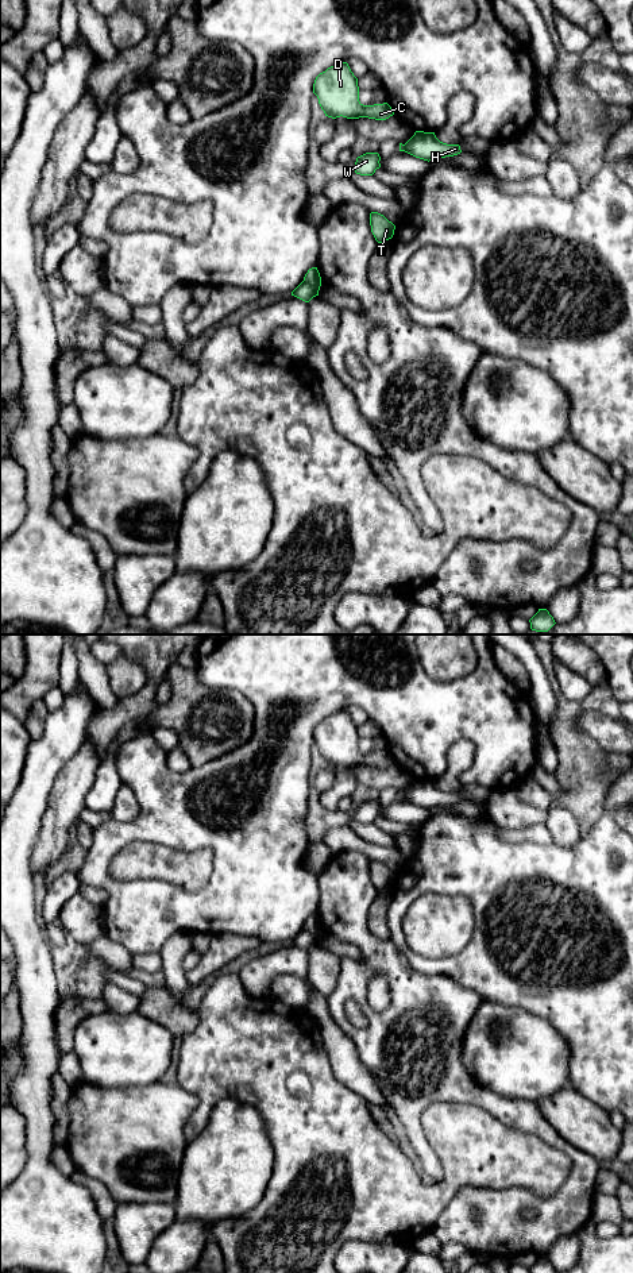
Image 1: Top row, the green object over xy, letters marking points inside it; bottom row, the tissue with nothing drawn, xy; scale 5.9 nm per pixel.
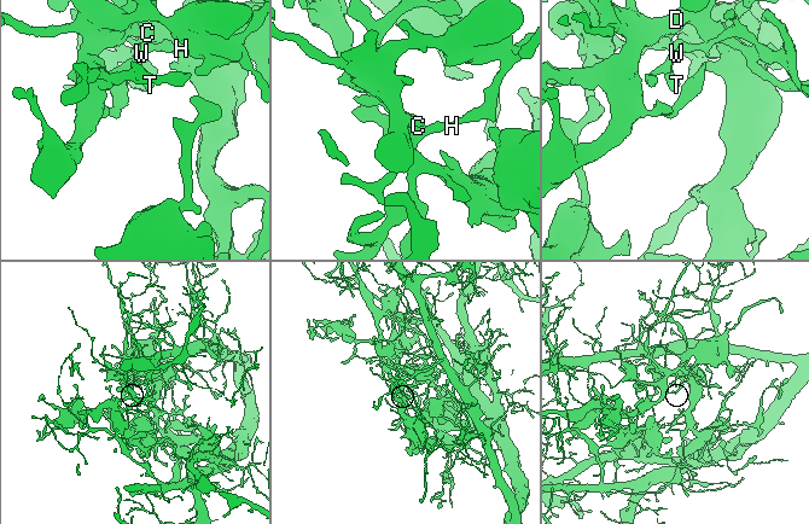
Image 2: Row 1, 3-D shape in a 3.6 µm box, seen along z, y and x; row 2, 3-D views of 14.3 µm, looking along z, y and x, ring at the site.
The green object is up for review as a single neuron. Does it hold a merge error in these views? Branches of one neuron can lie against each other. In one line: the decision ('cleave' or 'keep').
cleave

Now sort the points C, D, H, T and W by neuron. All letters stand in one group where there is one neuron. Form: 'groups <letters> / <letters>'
groups C D / H T W

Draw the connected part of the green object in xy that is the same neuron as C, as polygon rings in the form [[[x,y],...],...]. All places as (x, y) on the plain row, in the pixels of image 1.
[[[339,710],[320,721],[313,732],[313,741],[325,764],[359,767],[368,765],[386,768],[394,763],[387,751],[363,753],[359,749],[358,726],[351,720],[347,710]]]

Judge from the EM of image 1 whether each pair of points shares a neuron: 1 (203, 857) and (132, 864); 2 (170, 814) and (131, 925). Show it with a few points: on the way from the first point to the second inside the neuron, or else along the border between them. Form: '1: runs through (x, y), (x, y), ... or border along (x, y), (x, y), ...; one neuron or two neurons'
1: runs through (185, 868), (150, 864); one neuron
2: runs through (136, 830), (103, 855), (103, 876), (118, 891); one neuron

